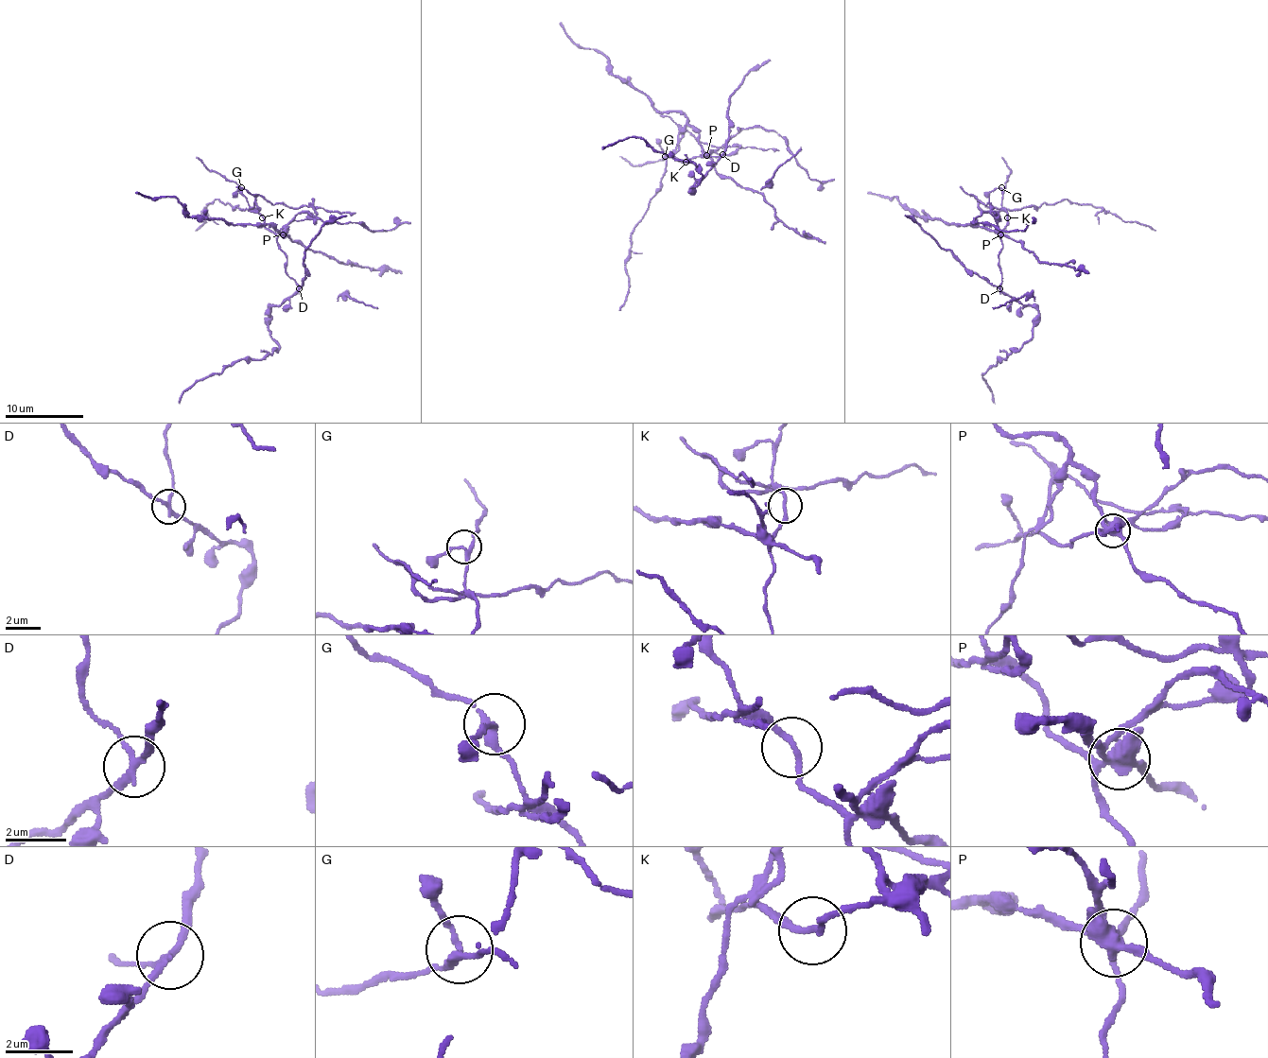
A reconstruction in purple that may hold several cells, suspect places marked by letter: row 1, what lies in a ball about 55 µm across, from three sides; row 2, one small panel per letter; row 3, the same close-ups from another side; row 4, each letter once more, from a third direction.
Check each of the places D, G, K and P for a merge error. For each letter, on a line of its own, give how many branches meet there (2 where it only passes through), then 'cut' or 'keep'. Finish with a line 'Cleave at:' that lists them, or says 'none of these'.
D: 3 branches meet; cut
G: 3 branches meet; keep
K: 2 branches meet; keep
P: 5 branches meet; cut
Cleave at: D, P

